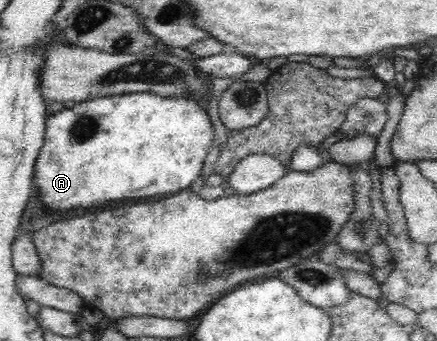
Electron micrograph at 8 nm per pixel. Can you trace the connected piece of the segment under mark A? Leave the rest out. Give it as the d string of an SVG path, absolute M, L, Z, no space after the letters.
M151 92L124 93L116 96L98 97L97 99L77 102L73 107L63 109L49 116L46 121L44 144L38 153L35 165L35 175L33 185L38 191L39 200L55 213L79 209L79 207L95 207L95 205L105 205L109 201L117 199L139 199L139 197L151 197L159 193L177 193L187 190L193 185L193 181L201 175L205 160L213 143L213 123L203 105L189 96L165 97Z

